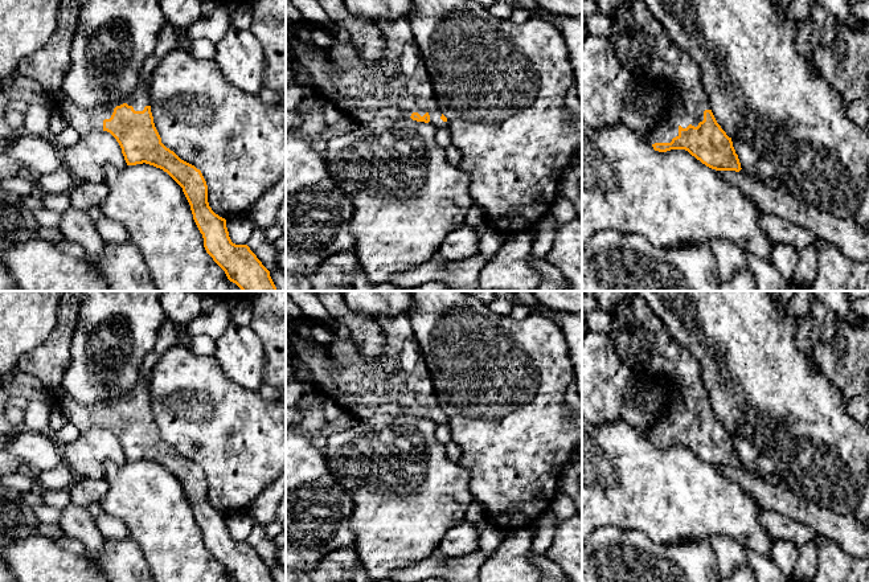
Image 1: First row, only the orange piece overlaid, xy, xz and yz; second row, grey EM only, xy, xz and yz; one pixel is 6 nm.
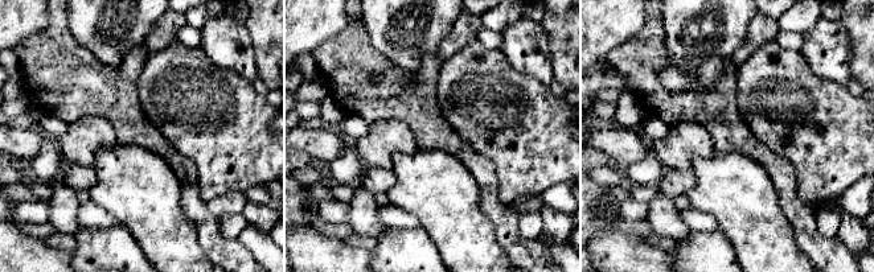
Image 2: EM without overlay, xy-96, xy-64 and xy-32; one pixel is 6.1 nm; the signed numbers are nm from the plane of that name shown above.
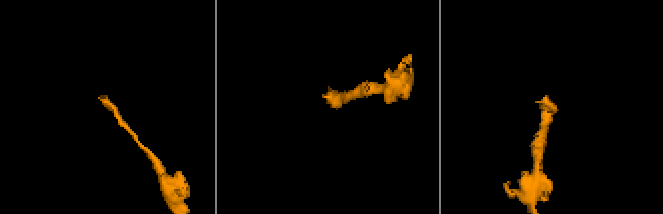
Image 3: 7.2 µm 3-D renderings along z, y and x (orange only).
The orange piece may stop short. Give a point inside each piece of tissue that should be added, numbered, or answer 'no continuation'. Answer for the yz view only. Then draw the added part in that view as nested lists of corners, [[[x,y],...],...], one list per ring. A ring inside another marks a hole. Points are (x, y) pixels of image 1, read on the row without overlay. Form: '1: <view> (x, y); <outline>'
1: yz (642, 340); [[[632,292],[610,315],[612,331],[607,336],[619,358],[636,374],[653,377],[667,389],[668,402],[645,436],[651,442],[671,439],[680,422],[697,423],[704,407],[712,406],[700,364],[671,336],[643,296]]]

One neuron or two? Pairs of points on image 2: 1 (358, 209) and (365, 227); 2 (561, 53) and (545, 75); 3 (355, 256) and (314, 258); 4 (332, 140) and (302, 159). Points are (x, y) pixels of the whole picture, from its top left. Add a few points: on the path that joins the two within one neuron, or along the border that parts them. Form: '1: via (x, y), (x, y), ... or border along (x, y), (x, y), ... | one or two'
1: via (362, 213), (365, 223) | one
2: border along (546, 34), (550, 42), (550, 62), (554, 79) | two
3: via (344, 258), (324, 258) | one
4: border along (298, 148), (304, 151), (315, 163) | two

